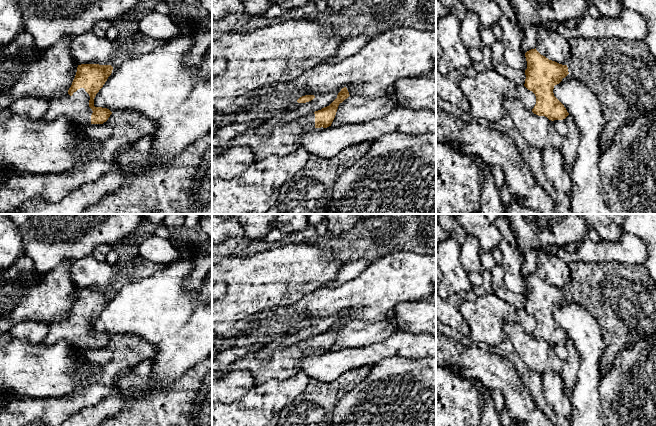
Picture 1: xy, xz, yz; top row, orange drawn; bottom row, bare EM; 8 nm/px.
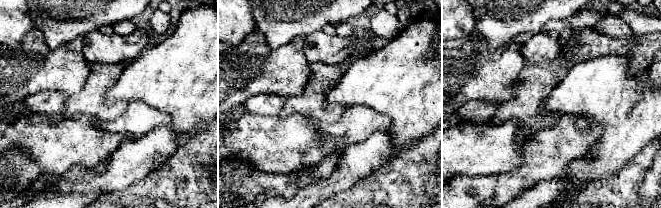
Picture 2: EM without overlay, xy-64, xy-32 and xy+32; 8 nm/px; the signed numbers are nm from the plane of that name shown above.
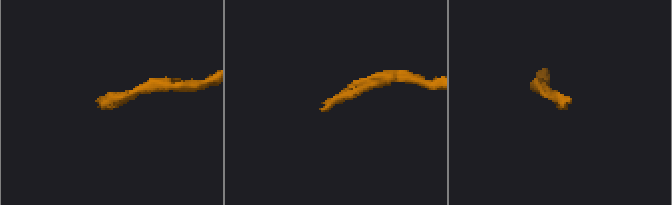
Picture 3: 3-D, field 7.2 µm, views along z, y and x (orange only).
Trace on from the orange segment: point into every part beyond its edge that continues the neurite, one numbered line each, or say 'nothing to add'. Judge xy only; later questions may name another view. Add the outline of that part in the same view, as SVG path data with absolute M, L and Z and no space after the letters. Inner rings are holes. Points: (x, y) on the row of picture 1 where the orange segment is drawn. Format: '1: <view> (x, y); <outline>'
1: xy (76, 107); M84 88L70 96L68 93L52 100L44 118L54 120L60 116L80 124L82 128L91 124L92 109L89 107L90 96Z

